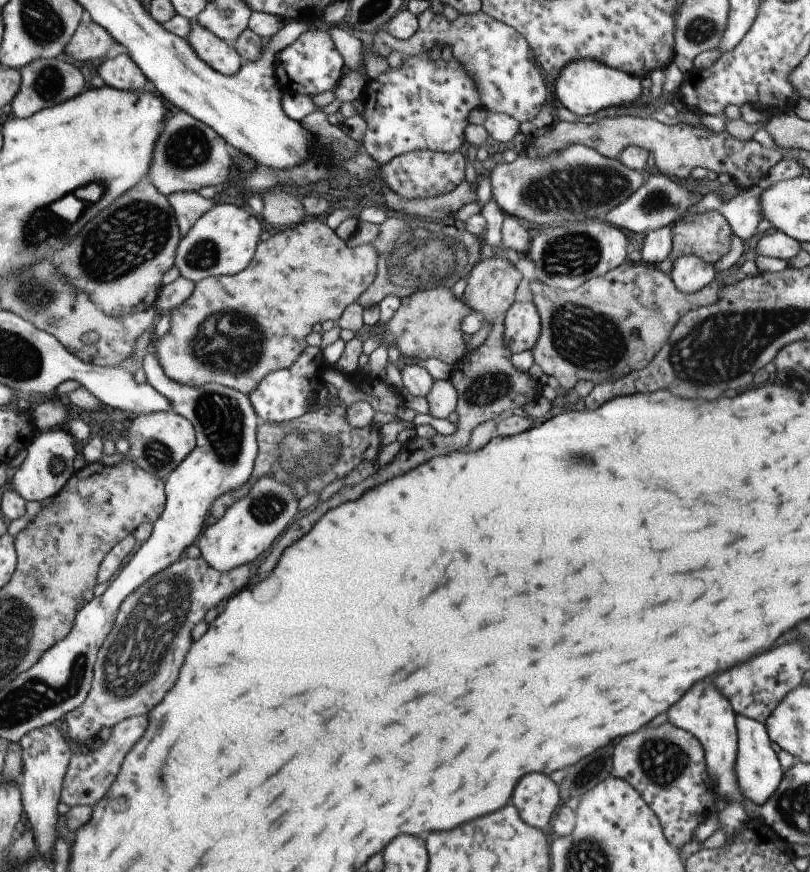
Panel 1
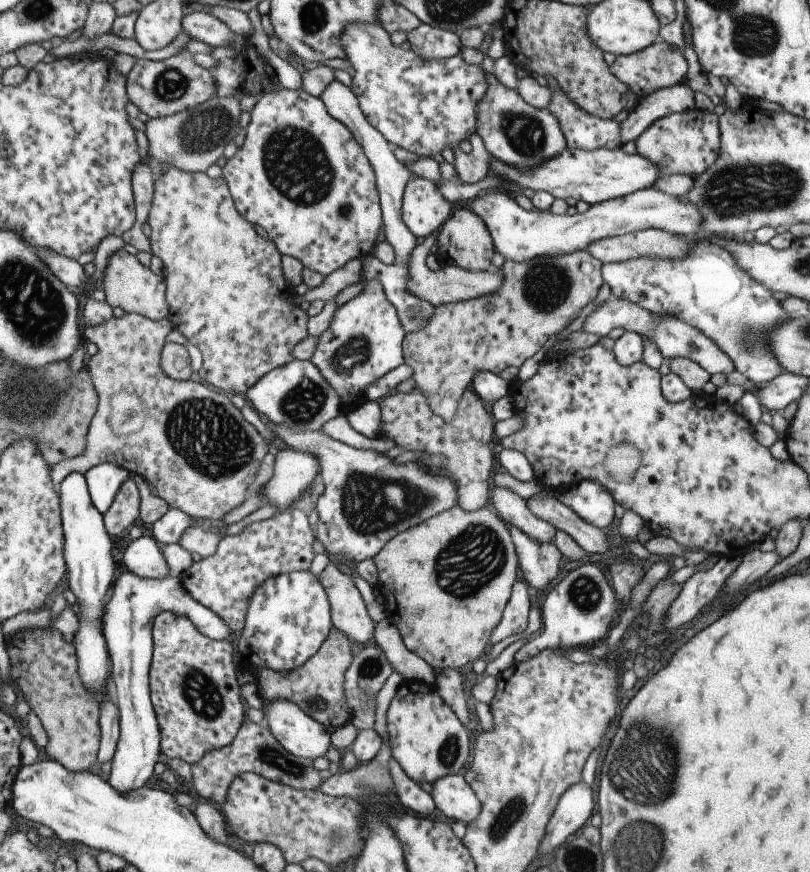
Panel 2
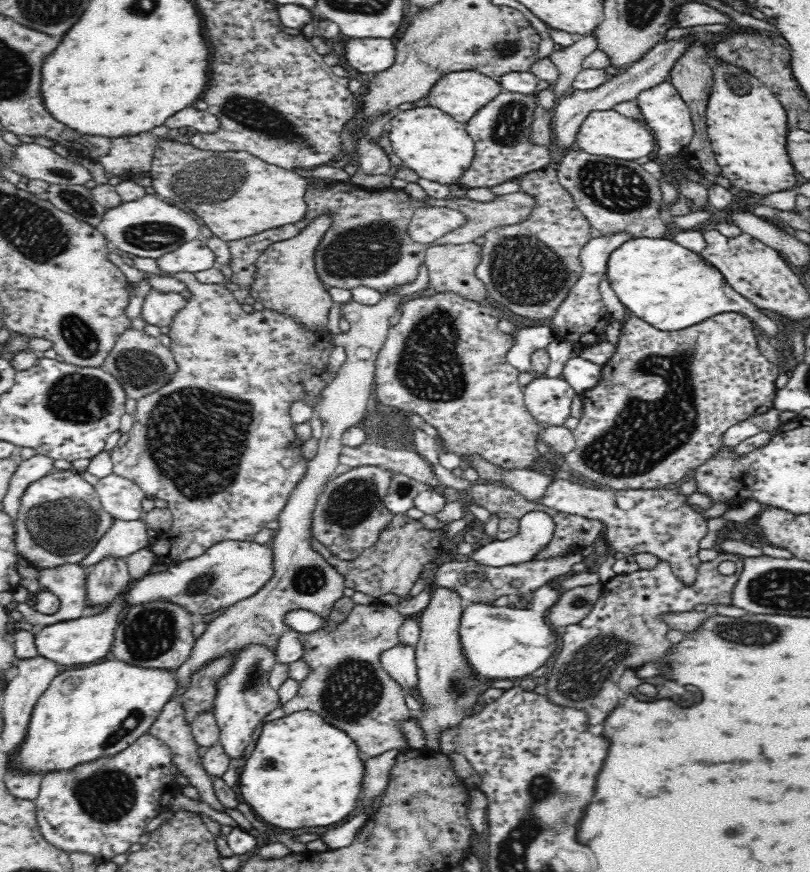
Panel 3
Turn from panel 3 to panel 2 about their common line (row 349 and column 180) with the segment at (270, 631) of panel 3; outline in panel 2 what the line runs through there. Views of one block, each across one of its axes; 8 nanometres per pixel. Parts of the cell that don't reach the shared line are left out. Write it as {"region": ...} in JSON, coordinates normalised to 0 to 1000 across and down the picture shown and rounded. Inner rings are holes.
{"region":[[[205,392],[198,406],[196,422],[204,431],[217,437],[232,437],[237,431],[236,413],[228,397]]]}

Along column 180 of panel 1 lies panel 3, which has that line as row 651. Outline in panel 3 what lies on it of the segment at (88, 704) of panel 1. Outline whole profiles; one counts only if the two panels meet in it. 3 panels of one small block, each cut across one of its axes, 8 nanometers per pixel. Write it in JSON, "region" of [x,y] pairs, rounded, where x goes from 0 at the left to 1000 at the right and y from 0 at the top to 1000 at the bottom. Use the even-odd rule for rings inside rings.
{"region":[[[889,633],[881,642],[863,647],[853,671],[832,658],[825,643],[812,643],[802,654],[759,658],[744,669],[740,688],[726,706],[714,716],[695,720],[694,741],[681,755],[673,797],[681,807],[723,817],[727,833],[743,830],[767,804],[763,781],[769,771],[785,768],[802,758],[816,759],[816,755],[833,740],[821,731],[826,718],[819,712],[820,703],[857,701],[862,693],[875,696],[883,693],[904,694],[905,674],[916,653],[916,640]],[[895,641],[907,643],[909,655],[904,659],[886,655],[886,647]]]}

